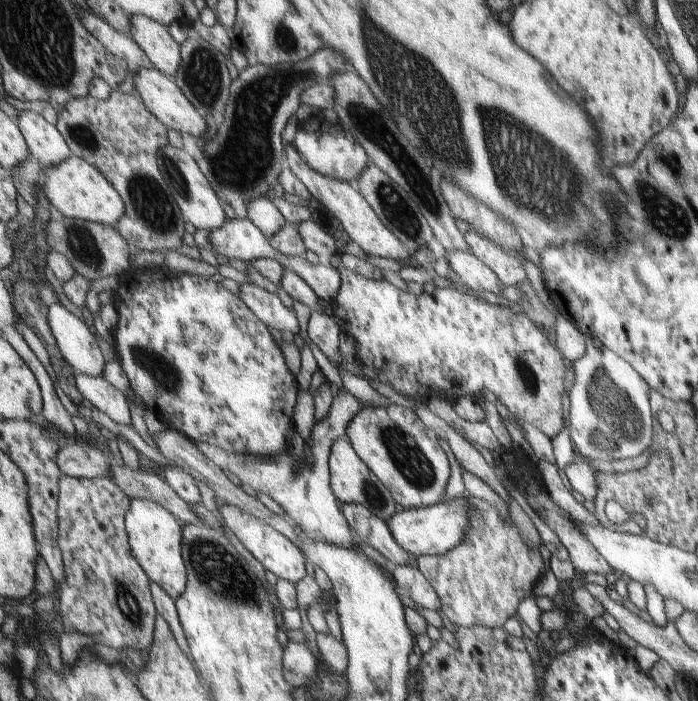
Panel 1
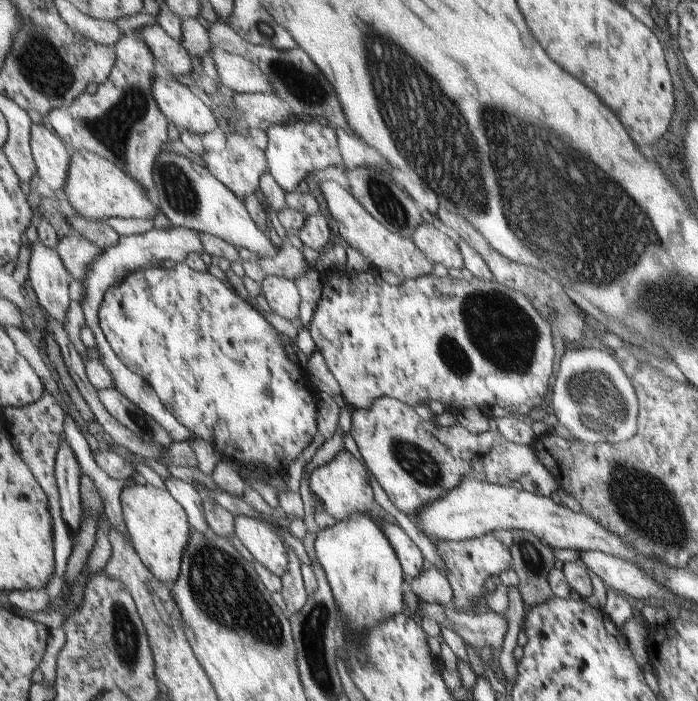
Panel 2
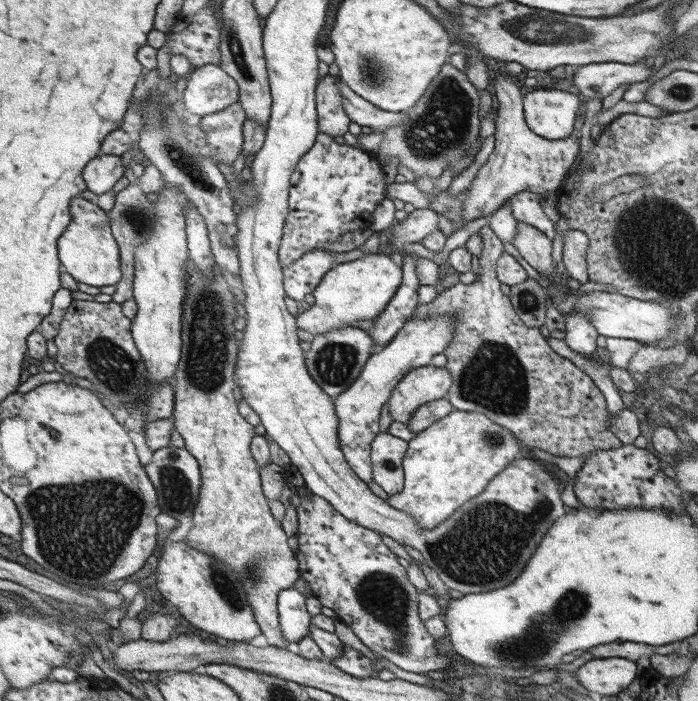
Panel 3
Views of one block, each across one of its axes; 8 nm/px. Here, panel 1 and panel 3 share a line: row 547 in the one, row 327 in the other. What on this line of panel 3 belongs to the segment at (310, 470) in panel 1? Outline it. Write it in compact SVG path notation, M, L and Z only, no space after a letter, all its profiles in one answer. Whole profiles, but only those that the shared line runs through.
M359 326L342 327L314 335L311 343L310 350L306 353L310 372L314 380L318 381L321 387L333 398L357 382L362 370L365 370L366 362L369 362L370 355L374 354L370 352L370 349L374 347L372 338L367 331L360 329Z

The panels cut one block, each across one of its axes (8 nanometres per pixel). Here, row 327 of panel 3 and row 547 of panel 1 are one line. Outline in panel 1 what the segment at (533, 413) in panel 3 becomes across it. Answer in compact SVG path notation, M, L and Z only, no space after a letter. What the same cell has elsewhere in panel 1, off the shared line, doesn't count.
M466 496L470 504L470 529L466 530L462 542L442 556L421 556L413 558L415 565L424 574L426 580L432 585L441 602L442 614L455 626L483 626L503 627L514 614L518 614L518 606L522 606L522 600L526 597L536 597L532 591L538 586L539 578L546 574L546 558L542 558L540 546L528 548L522 542L522 536L514 524L514 520L508 514L508 520L502 520L502 514L498 510L474 496Z

